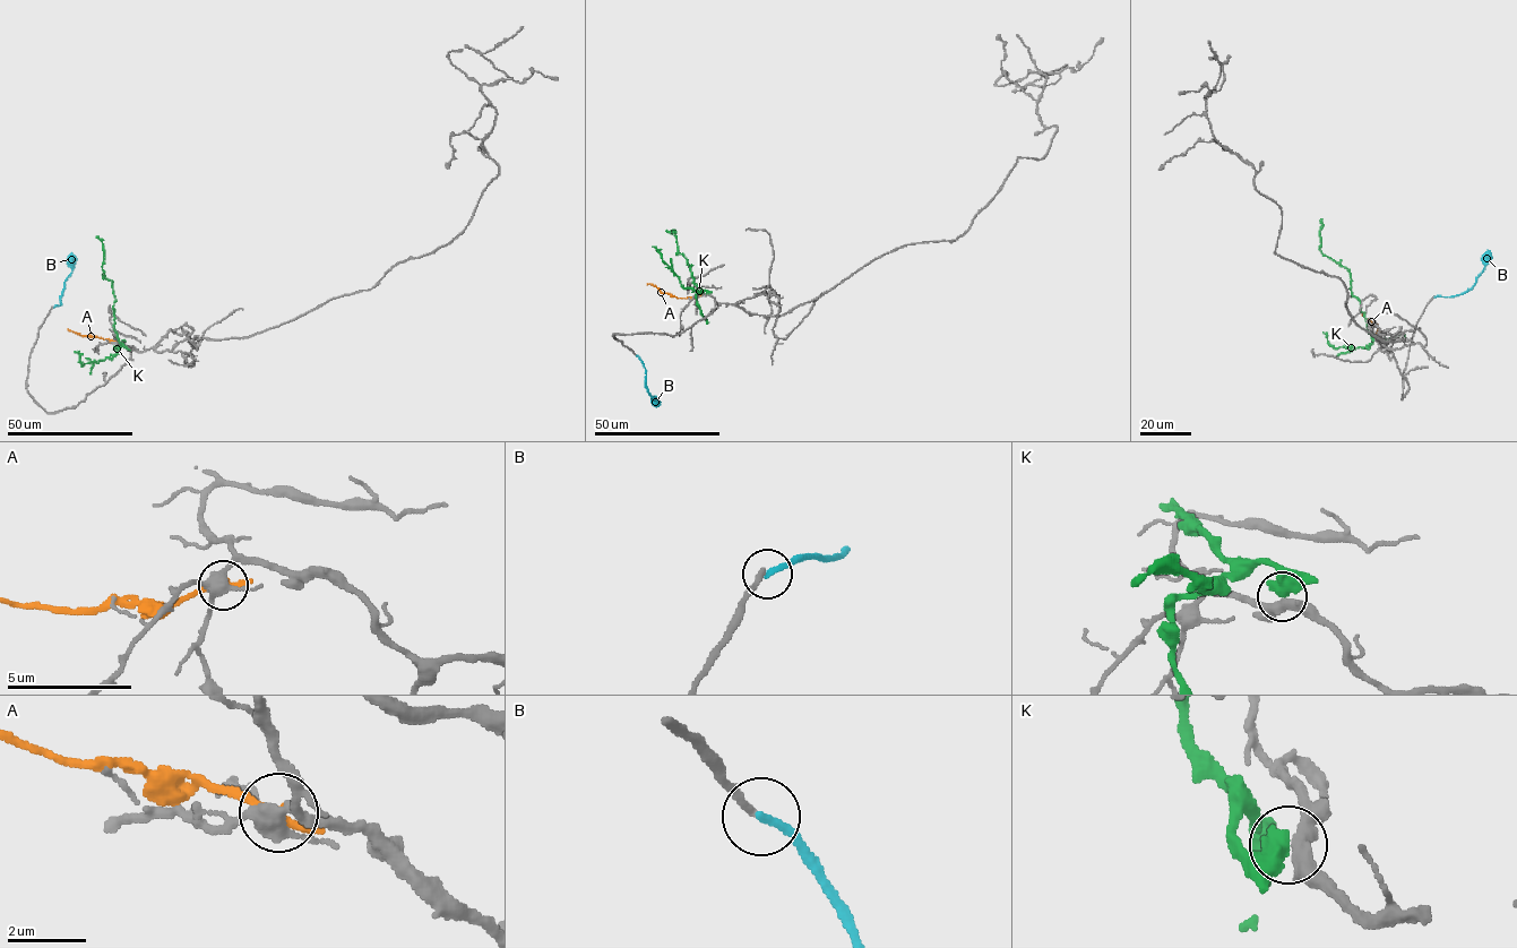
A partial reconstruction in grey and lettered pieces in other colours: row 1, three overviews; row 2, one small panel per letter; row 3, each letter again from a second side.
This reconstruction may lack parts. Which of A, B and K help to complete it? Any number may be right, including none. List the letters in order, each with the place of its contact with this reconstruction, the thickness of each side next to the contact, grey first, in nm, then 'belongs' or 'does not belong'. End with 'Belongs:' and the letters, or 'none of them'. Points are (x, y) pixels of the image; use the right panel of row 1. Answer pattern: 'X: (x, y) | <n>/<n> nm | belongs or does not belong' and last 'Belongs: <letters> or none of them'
A: (1377, 333) | 400/280 nm | does not belong
B: (1434, 296) | 200/200 nm | does not belong
K: (1375, 338) | 400/600 nm | does not belong
Belongs: none of them

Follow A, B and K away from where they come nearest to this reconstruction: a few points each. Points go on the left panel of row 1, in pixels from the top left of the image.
A: (118, 343), (83, 336), (67, 329)
B: (53, 307), (60, 304), (63, 282), (71, 272), (71, 252)
K: (126, 347), (119, 342), (114, 329), (114, 295), (111, 281), (104, 278), (102, 242), (96, 236)

